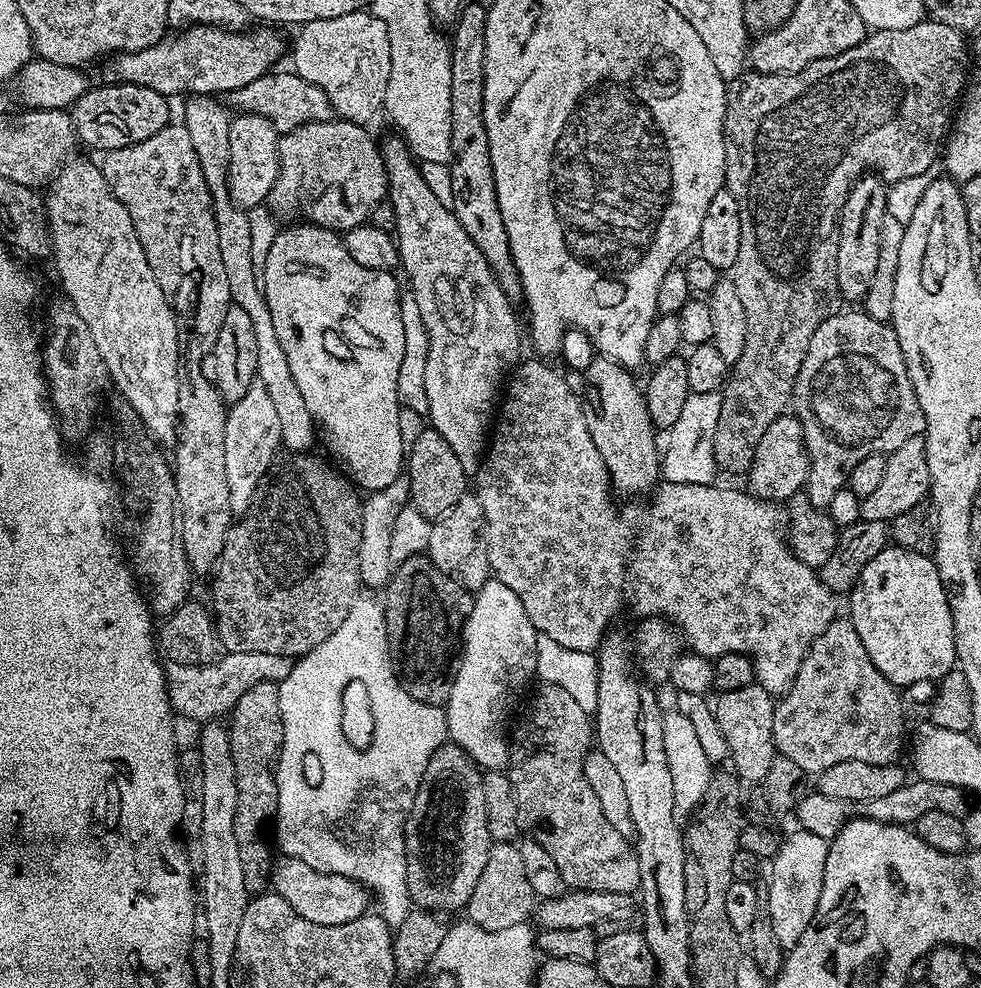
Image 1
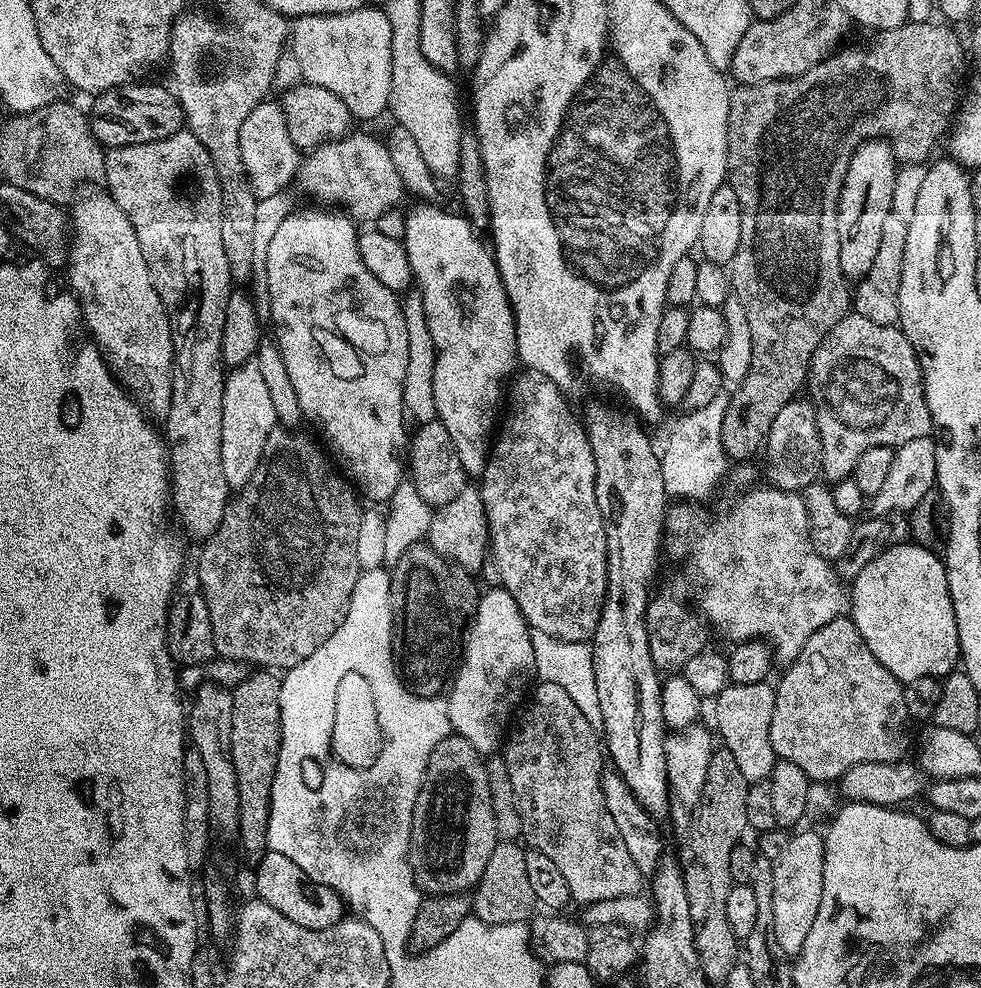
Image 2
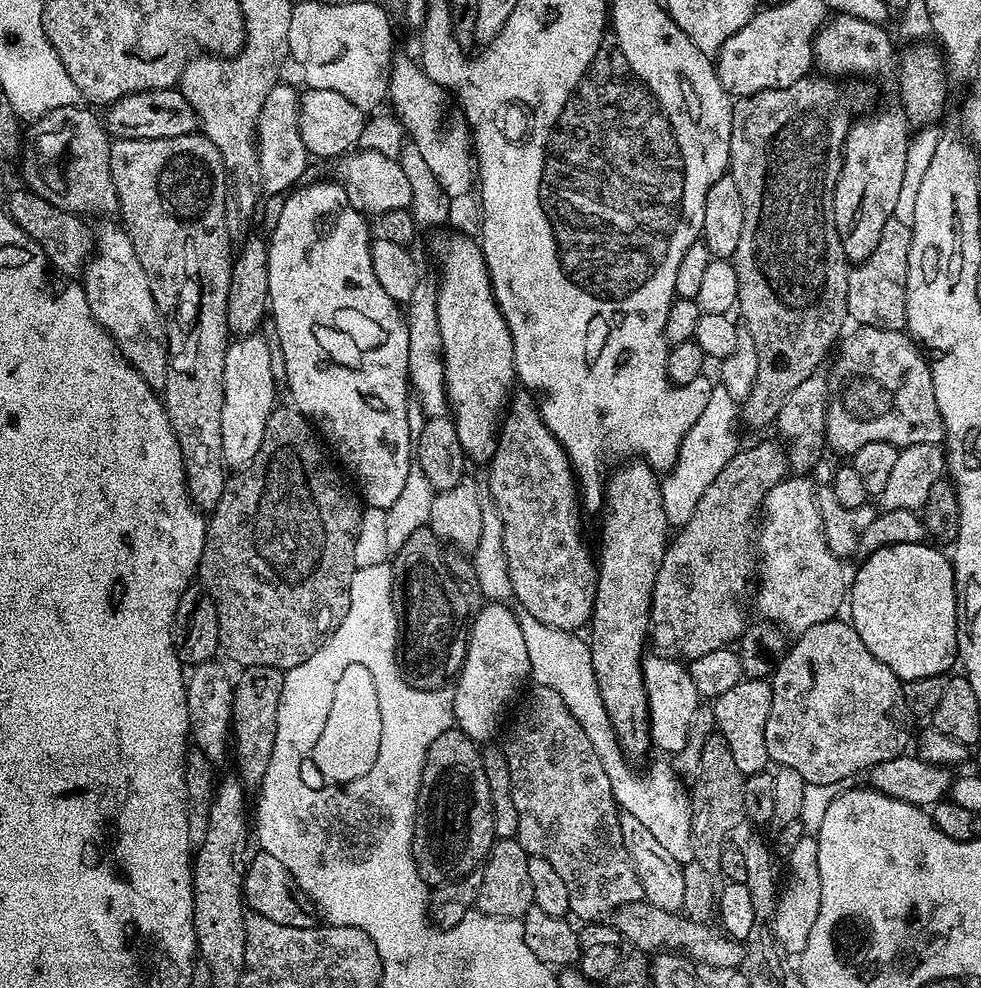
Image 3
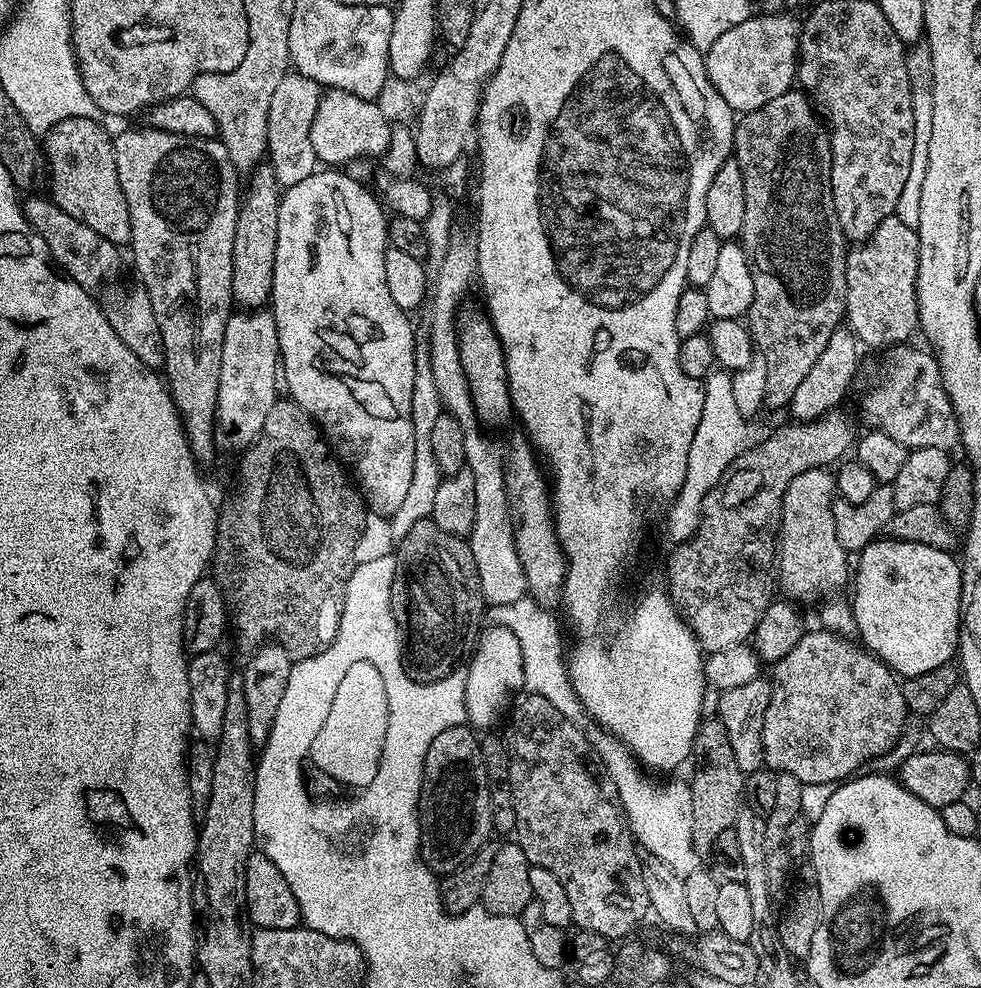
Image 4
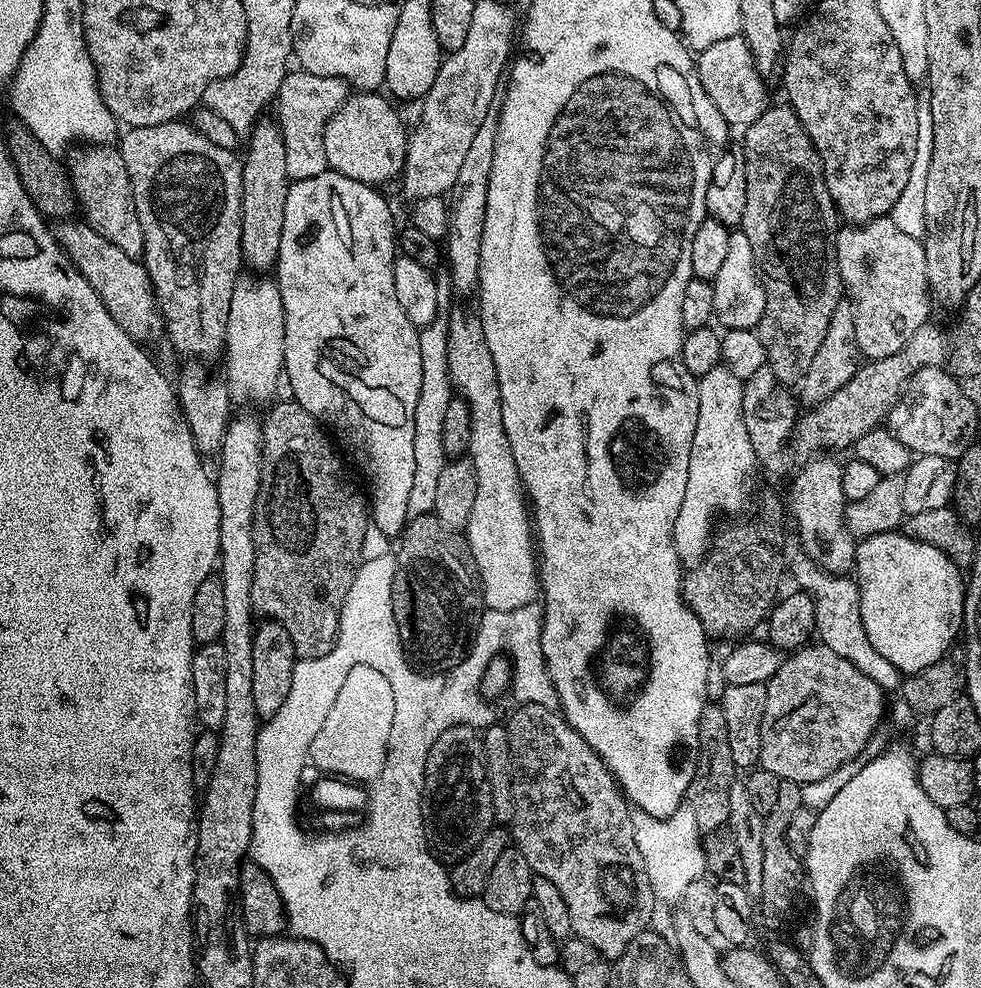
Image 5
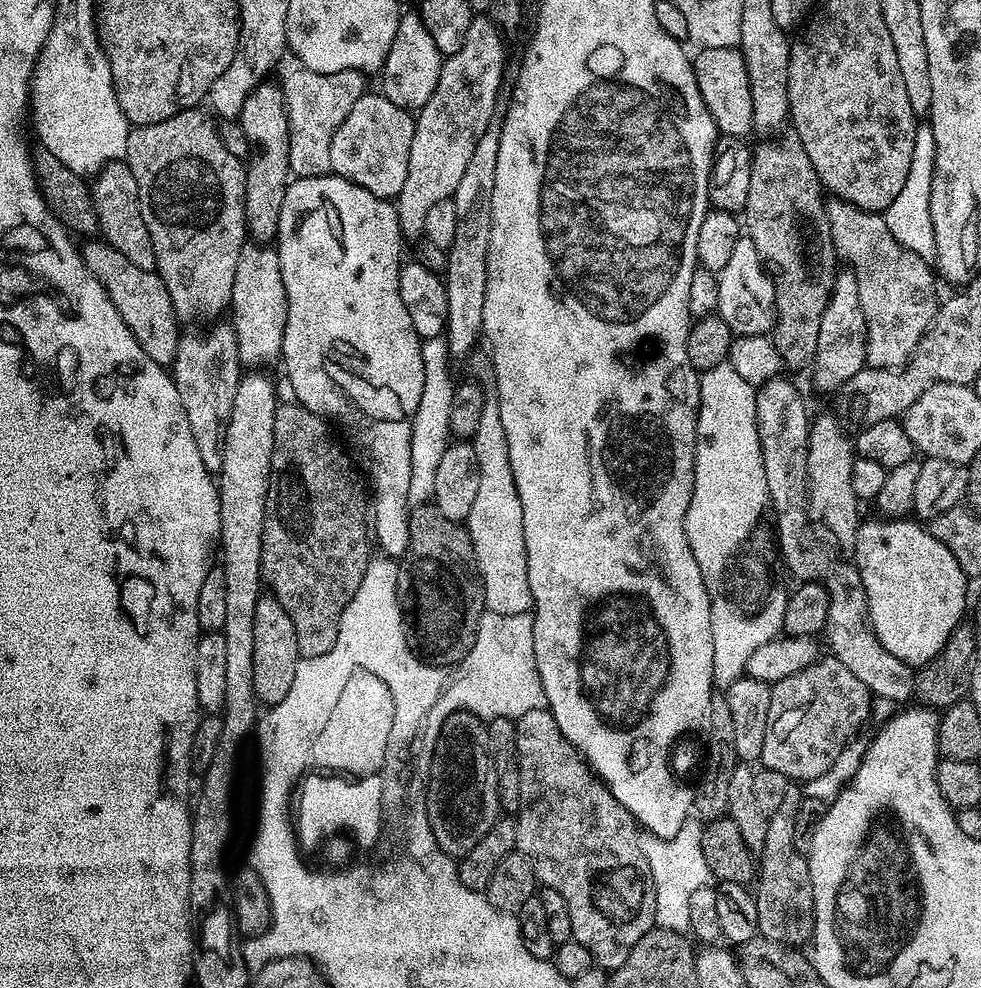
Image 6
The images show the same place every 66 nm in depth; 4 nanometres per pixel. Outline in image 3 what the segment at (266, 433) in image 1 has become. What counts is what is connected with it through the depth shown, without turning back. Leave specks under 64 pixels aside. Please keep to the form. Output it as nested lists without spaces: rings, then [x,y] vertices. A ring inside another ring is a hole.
[[[260,334],[237,335],[226,350],[222,402],[222,454],[225,465],[232,470],[243,470],[250,462],[254,462],[254,454],[258,454],[258,446],[262,446],[262,434],[266,434],[266,418],[270,418],[277,403],[276,376],[272,373],[274,348],[262,337]]]

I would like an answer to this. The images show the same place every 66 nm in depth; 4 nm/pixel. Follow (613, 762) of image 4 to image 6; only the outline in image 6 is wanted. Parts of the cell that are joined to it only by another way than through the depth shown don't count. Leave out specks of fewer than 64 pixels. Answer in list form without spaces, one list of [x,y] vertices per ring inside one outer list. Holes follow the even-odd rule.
[[[694,816],[688,817],[679,828],[676,835],[671,838],[646,834],[641,837],[640,845],[646,860],[650,864],[651,877],[655,888],[655,925],[662,929],[674,930],[681,934],[690,930],[689,904],[690,897],[695,890],[705,887],[711,879],[709,866],[706,865],[705,855],[702,854],[703,823]]]

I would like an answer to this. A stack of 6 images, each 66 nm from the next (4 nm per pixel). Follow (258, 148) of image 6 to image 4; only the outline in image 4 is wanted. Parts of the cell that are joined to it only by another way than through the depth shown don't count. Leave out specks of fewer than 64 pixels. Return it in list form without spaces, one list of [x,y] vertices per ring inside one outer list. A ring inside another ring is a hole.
[[[267,162],[253,168],[247,180],[246,191],[240,203],[240,213],[234,226],[232,298],[237,309],[260,310],[272,298],[274,250],[278,246],[278,206],[282,189],[276,183],[272,165]]]

